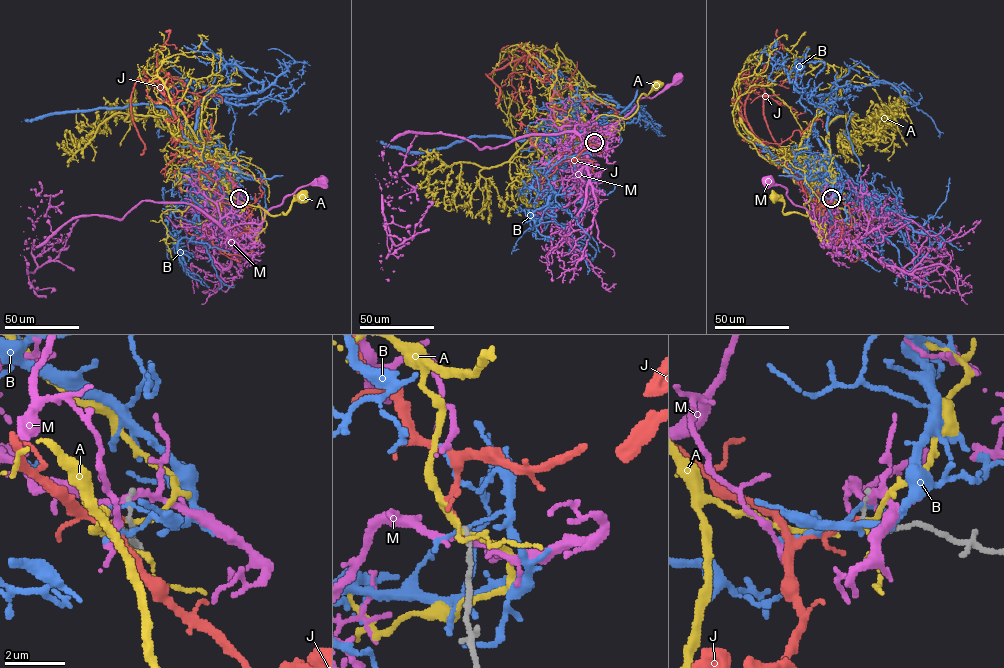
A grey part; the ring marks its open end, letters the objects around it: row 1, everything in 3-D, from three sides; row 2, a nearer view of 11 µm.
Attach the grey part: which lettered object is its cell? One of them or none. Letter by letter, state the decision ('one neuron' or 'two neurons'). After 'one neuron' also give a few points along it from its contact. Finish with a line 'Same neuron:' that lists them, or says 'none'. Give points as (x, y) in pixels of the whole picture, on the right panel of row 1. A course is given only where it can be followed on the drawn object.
A: two neurons
B: two neurons
J: one neuron | via (830, 198), (776, 158), (754, 134), (745, 100), (759, 79), (772, 138), (793, 155)
M: two neurons
Same neuron: J

